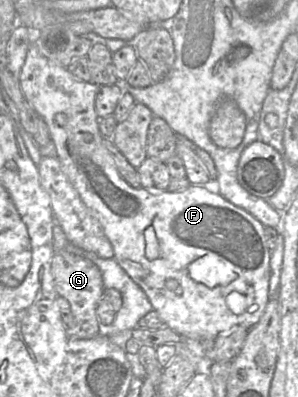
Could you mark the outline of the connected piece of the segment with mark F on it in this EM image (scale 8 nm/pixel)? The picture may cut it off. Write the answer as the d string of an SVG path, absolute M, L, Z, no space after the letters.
M32 42L18 79L20 88L26 100L48 126L51 141L57 149L57 157L59 158L64 173L67 175L74 188L78 191L83 202L100 222L107 238L111 242L114 249L115 261L144 291L153 307L153 310L159 314L166 326L179 334L182 338L199 340L215 340L221 333L229 332L234 328L250 329L255 326L263 316L265 308L269 302L271 251L267 243L265 226L245 209L232 204L219 193L211 193L202 186L191 185L187 190L180 193L168 191L155 192L150 191L149 189L132 187L119 174L104 148L104 138L99 130L99 117L95 110L96 95L102 86L75 77L66 67L56 64L44 57Z

